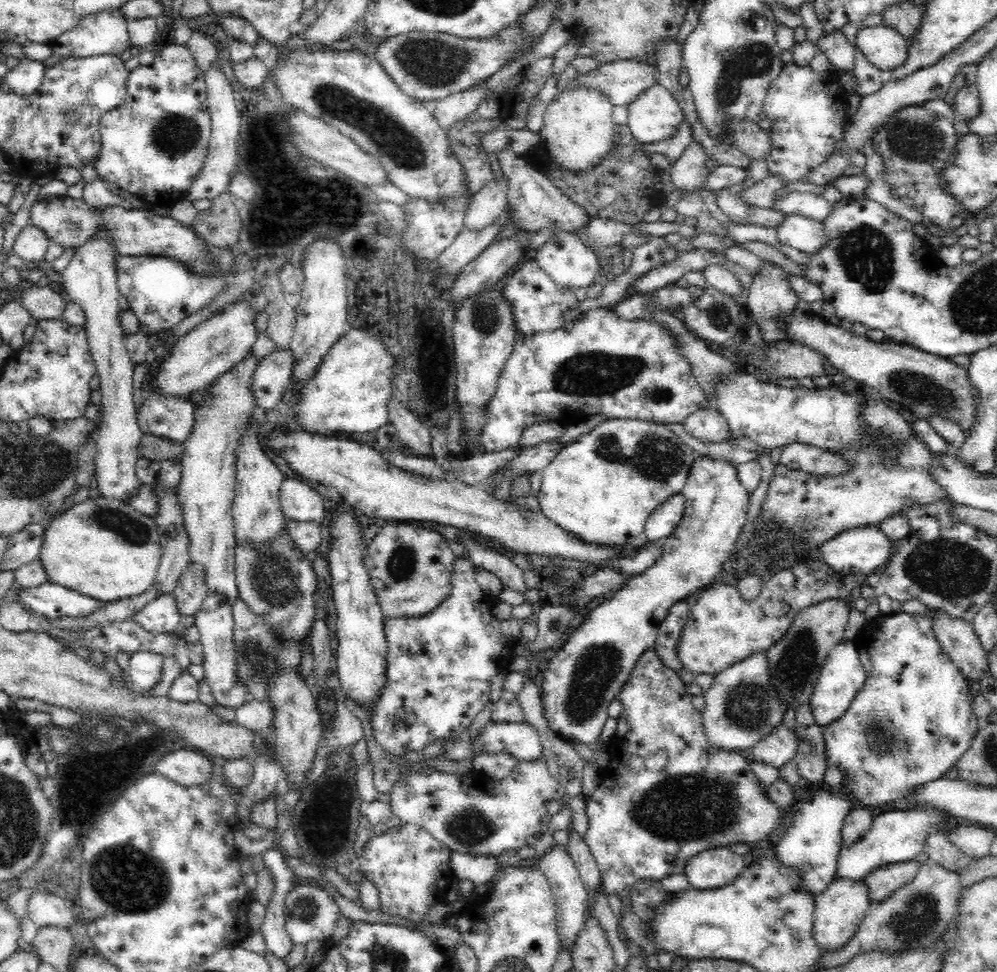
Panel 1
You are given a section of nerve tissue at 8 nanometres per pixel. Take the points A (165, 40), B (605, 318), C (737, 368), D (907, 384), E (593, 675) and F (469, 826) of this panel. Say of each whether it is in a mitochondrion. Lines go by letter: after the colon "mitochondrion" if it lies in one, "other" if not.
A: other
B: other
C: other
D: mitochondrion
E: mitochondrion
F: mitochondrion

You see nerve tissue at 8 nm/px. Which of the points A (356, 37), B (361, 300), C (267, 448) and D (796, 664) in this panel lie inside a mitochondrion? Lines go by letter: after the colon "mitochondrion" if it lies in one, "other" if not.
A: other
B: other
C: other
D: mitochondrion

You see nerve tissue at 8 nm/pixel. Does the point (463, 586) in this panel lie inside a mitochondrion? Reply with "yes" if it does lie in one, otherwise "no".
no

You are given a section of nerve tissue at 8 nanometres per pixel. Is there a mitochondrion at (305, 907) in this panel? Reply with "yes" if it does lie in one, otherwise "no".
yes

